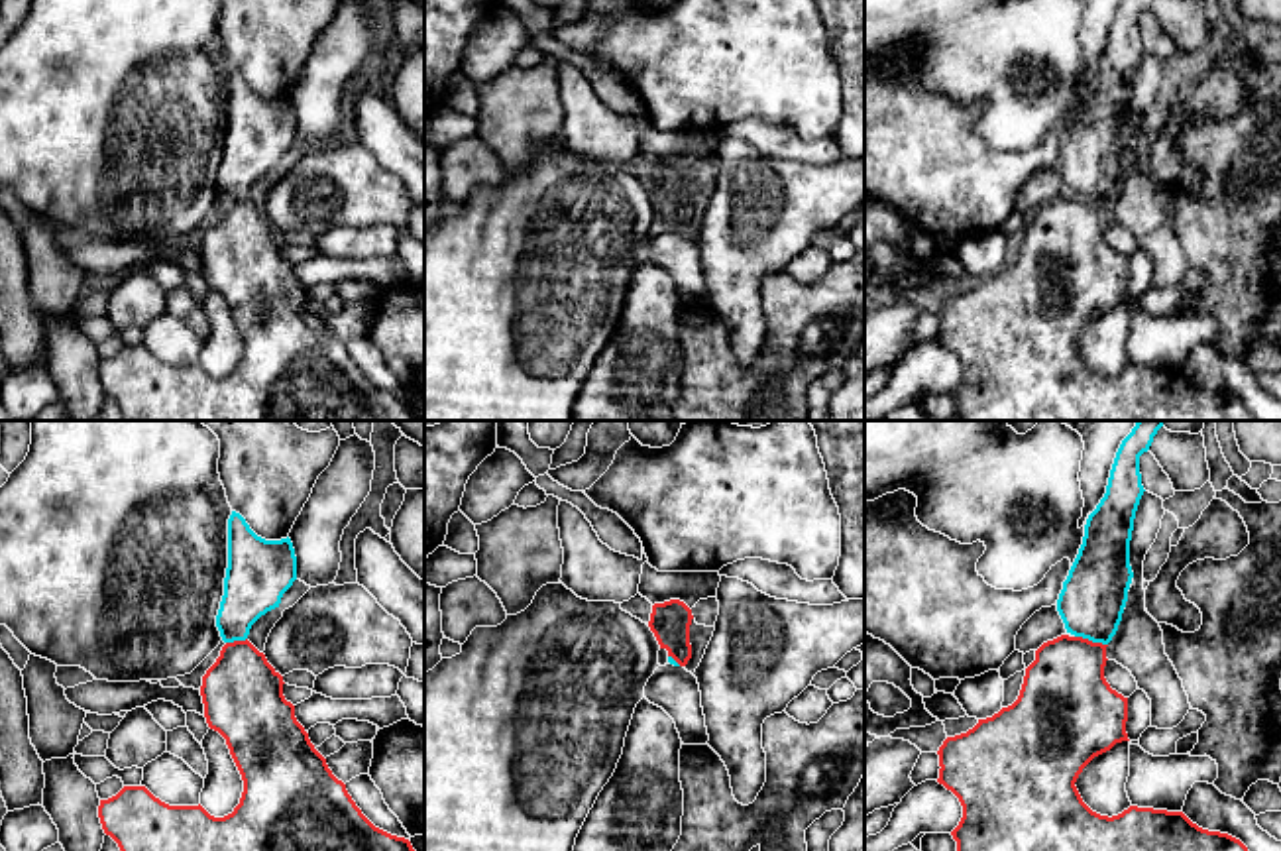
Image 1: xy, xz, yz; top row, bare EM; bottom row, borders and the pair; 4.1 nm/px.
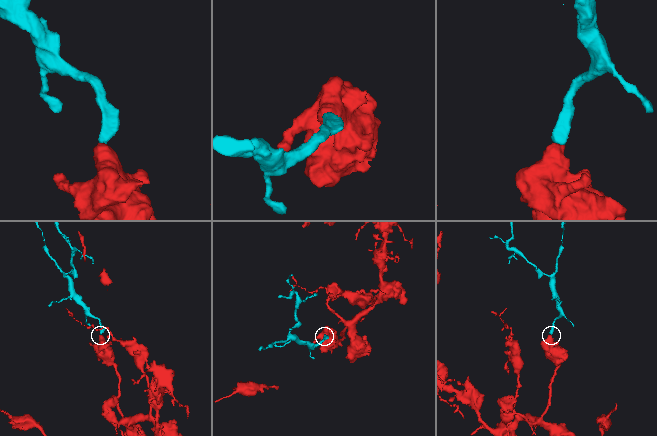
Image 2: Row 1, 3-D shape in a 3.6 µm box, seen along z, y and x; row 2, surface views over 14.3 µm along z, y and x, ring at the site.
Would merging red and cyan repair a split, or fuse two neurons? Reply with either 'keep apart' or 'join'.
join

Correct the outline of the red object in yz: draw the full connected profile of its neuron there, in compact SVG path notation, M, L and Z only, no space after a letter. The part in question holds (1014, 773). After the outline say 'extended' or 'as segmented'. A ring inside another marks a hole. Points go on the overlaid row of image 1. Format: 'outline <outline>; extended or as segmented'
outline M1138 421L1122 440L1106 485L1106 493L1088 515L1083 544L1069 570L1057 599L1057 611L1067 633L1043 643L1035 660L1026 668L1018 700L978 723L967 733L947 737L939 747L937 782L951 790L963 818L951 831L957 851L1248 851L1248 847L1220 831L1193 823L1183 812L1130 806L1118 816L1100 816L1081 798L1075 782L1083 768L1116 743L1130 741L1126 733L1128 698L1110 688L1104 678L1106 647L1118 631L1134 578L1130 566L1130 540L1134 519L1143 495L1140 456L1149 450L1163 421Z; extended

